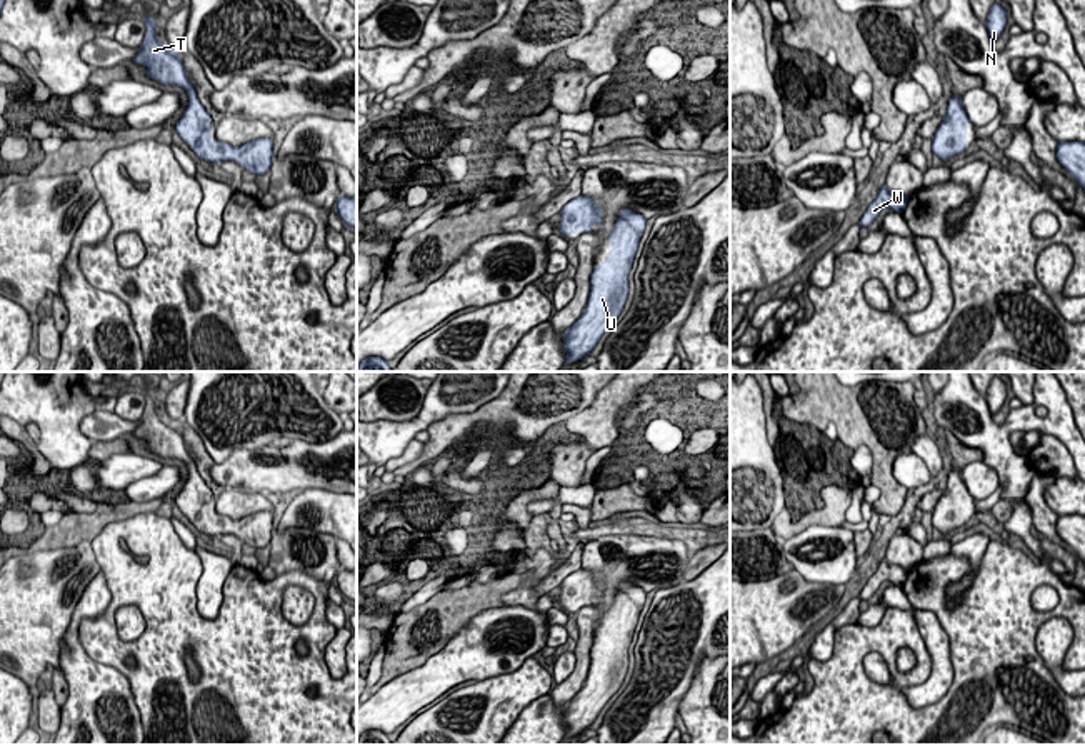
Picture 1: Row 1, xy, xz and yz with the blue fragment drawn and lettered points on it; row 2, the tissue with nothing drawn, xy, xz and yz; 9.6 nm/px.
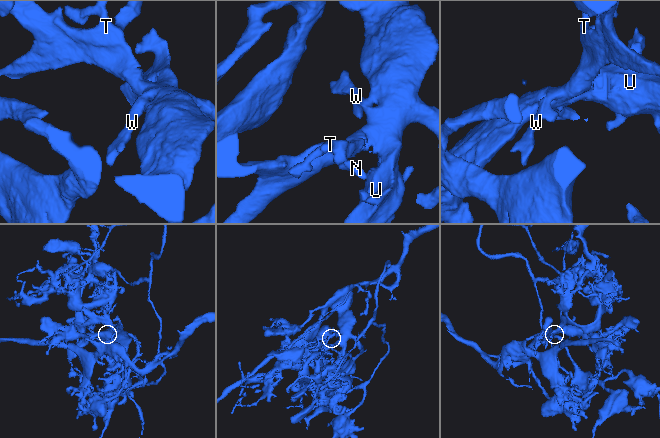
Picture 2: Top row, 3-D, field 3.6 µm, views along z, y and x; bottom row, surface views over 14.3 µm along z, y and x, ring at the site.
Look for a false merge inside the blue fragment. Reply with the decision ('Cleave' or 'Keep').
Cleave

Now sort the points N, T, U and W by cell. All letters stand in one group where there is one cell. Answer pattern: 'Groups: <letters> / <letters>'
Groups: N T / U W

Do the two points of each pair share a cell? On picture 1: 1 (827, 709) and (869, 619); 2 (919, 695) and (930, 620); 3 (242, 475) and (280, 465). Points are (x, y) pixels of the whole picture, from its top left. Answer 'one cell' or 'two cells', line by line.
1: two cells
2: one cell
3: one cell

